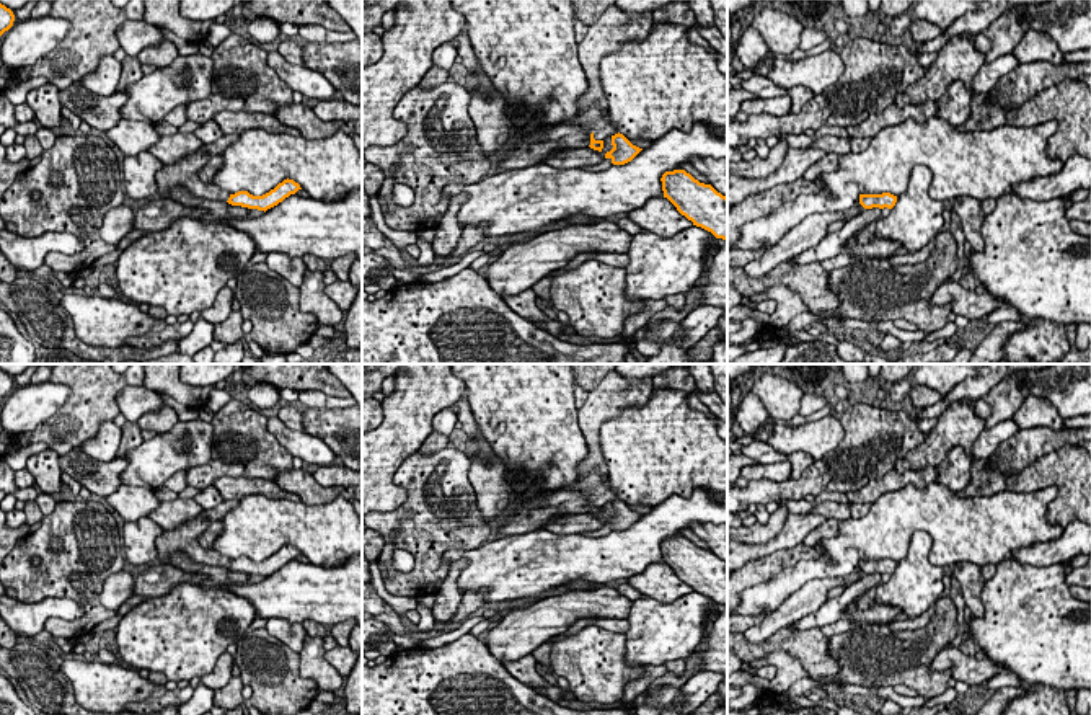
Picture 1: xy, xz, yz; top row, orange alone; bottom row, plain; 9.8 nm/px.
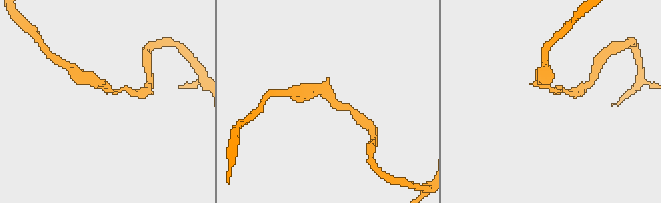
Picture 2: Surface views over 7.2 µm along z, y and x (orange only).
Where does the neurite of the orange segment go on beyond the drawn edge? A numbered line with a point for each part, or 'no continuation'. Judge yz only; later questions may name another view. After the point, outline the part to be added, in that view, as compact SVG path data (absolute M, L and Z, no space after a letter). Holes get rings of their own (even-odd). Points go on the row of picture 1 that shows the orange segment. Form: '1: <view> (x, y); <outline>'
no continuation

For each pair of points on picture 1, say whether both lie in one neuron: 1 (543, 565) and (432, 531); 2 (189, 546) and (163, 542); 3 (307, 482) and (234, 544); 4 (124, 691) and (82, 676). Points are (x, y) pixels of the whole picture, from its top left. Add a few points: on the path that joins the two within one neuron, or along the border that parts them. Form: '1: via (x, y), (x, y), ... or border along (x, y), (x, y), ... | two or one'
1: border along (490, 537), (473, 549) | two
2: via (183, 542), (170, 542) | one
3: border along (338, 495), (326, 503), (304, 505), (300, 501) | two
4: via (114, 688), (98, 688), (92, 681) | one

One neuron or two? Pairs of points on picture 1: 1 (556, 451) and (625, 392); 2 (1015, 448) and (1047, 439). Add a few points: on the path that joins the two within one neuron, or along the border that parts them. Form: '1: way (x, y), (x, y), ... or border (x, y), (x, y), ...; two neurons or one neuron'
1: border (576, 410), (586, 443), (586, 456), (578, 467); two neurons
2: way (1023, 448), (1039, 441); one neuron

